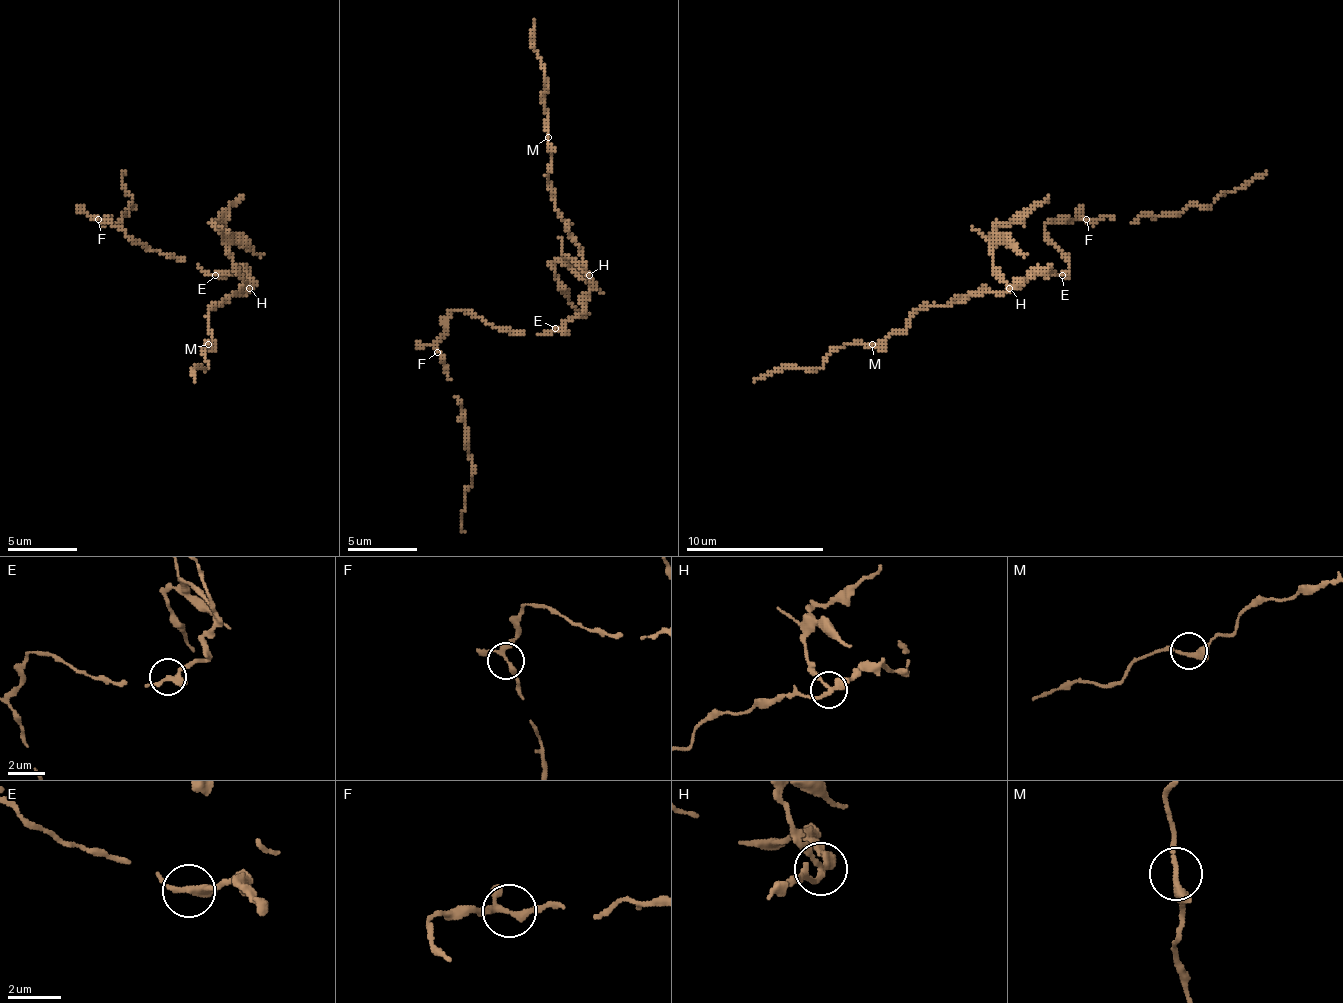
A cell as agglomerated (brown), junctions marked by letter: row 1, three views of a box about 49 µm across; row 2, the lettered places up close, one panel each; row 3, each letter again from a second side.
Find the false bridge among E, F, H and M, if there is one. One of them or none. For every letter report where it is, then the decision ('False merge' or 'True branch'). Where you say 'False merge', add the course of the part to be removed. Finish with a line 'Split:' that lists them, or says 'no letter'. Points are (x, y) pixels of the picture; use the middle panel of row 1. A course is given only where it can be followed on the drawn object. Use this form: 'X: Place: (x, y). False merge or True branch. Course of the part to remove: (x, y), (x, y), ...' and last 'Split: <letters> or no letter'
E: Place: (555, 328). True branch
F: Place: (437, 352). True branch
H: Place: (589, 275). False merge. Course of the part to remove: (589, 276), (572, 258), (555, 265), (558, 289), (583, 314)
M: Place: (548, 137). True branch
Split: H

